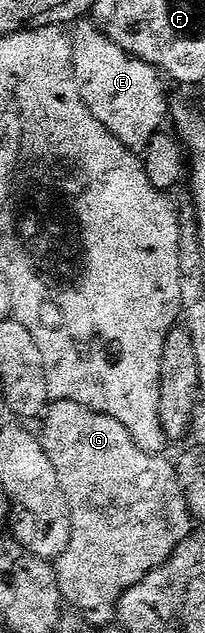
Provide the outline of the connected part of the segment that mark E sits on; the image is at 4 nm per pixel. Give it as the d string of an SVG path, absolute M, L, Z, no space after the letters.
M87 20L74 27L73 45L77 80L89 112L93 112L121 144L136 152L146 151L151 138L160 133L163 118L165 122L169 114L168 103L163 103L167 94L163 87L164 75L148 62L134 58Z

